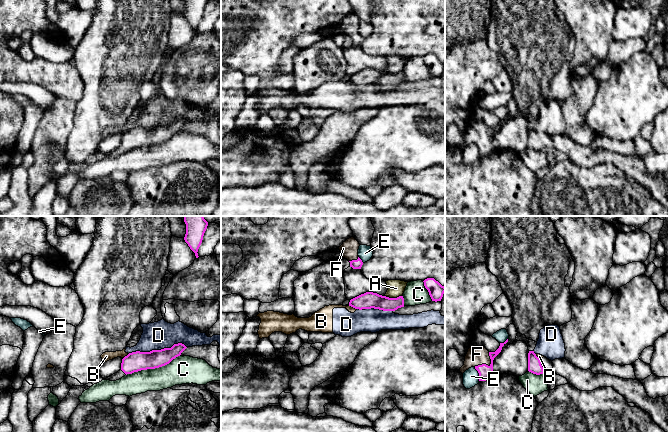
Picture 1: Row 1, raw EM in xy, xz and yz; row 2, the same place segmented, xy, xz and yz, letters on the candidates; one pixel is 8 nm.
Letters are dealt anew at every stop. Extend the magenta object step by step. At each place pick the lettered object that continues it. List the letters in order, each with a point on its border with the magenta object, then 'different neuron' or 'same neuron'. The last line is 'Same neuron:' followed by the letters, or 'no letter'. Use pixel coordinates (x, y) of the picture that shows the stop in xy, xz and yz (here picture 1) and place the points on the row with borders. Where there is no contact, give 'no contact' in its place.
A: meets magenta in xz at (393, 298); same neuron
B: meets magenta in xz at (352, 306); different neuron
C: meets magenta in xy at (152, 368); different neuron
D: meets magenta in xy at (157, 350); different neuron
E: meets magenta in yz at (479, 374); different neuron
F: meets magenta in yz at (487, 365); same neuron
Same neuron: A, F

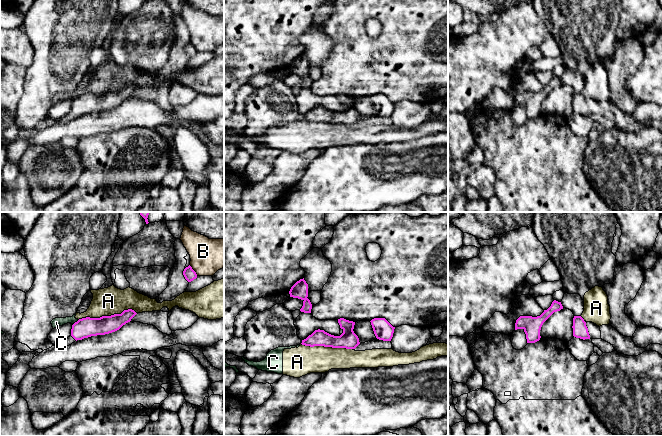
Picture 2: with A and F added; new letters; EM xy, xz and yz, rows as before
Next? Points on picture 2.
A: meets magenta in xy at (107, 316); different neuron
B: meets magenta in xy at (193, 270); different neuron
C: meets magenta in xy at (75, 322); different neuron
Same neuron: no letter

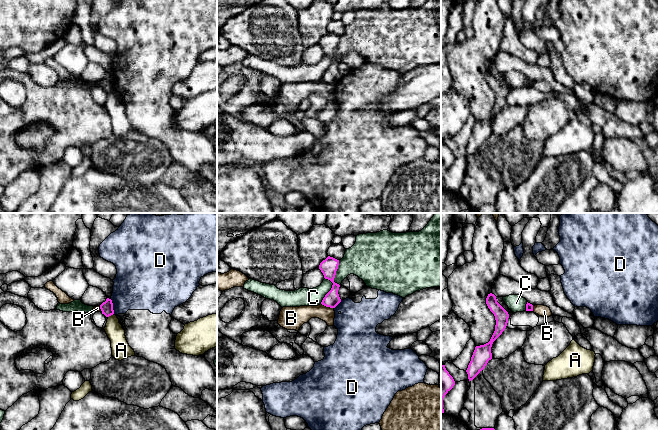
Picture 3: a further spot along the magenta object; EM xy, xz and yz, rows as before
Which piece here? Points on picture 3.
A: meets magenta in xy at (110, 315); different neuron
B: meets magenta in xz at (327, 306); different neuron
C: meets magenta in xz at (334, 282); different neuron
D: meets magenta in xy at (112, 306); different neuron
Same neuron: no letter

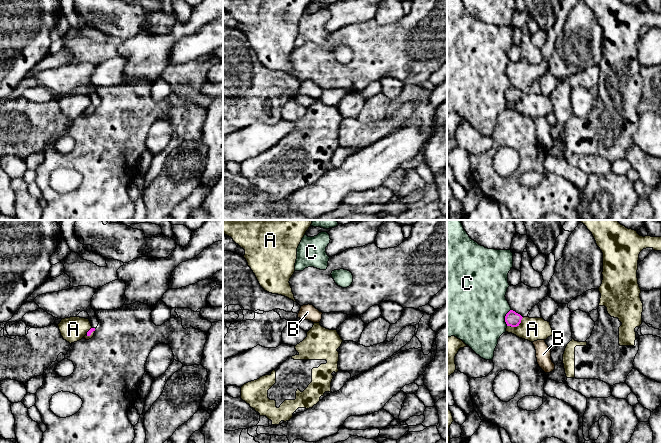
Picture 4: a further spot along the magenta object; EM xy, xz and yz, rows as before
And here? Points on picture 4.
A: meets magenta in yz at (516, 326); different neuron
B: meets magenta in xy at (90, 334); same neuron
C: meets magenta in yz at (505, 317); different neuron
Same neuron: B

